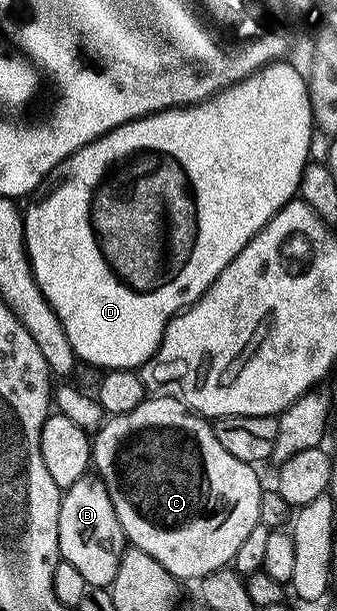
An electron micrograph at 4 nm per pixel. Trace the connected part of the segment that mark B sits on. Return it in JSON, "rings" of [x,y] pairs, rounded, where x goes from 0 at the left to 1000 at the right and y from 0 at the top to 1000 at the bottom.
{"rings":[[[249,781],[184,805],[169,846],[169,885],[178,917],[217,925],[217,931],[252,944],[261,962],[326,962],[353,913],[365,910],[371,877],[303,784]]]}

